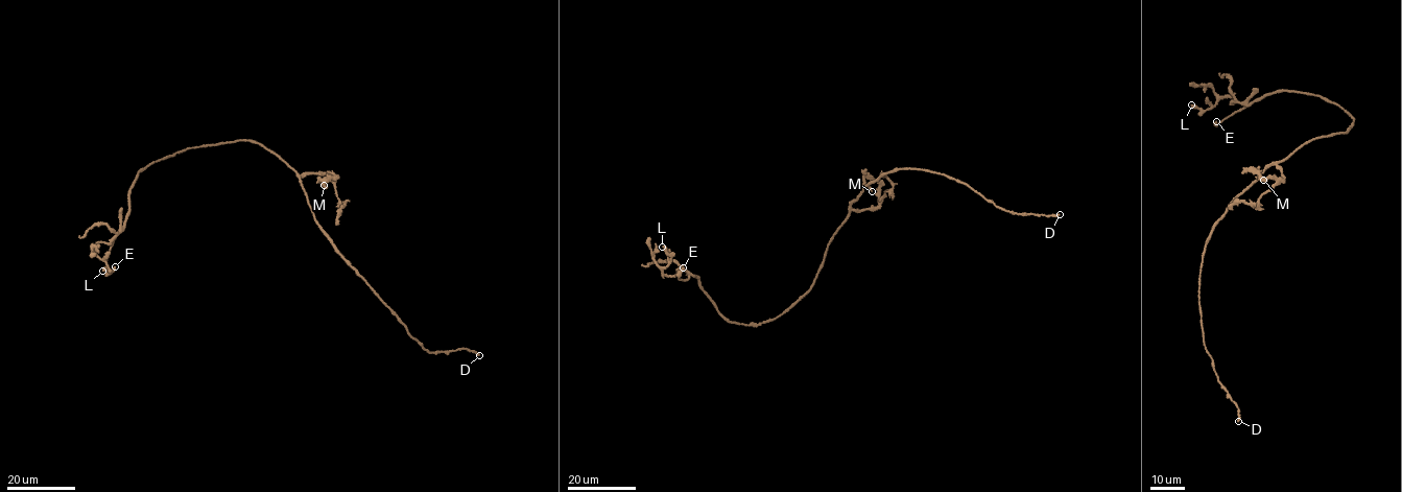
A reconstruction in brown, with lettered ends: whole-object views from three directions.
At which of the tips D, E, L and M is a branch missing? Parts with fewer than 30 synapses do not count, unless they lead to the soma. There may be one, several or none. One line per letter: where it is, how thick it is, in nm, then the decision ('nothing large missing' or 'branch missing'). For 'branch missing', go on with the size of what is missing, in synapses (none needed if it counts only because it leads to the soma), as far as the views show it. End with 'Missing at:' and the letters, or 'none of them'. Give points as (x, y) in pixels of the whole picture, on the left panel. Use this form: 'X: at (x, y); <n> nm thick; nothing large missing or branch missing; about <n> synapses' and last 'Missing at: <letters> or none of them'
D: at (479, 355); 280 nm thick; nothing large missing
E: at (115, 266); 320 nm thick; nothing large missing
L: at (102, 271); 320 nm thick; nothing large missing
M: at (324, 185); 240 nm thick; nothing large missing
Missing at: none of them

